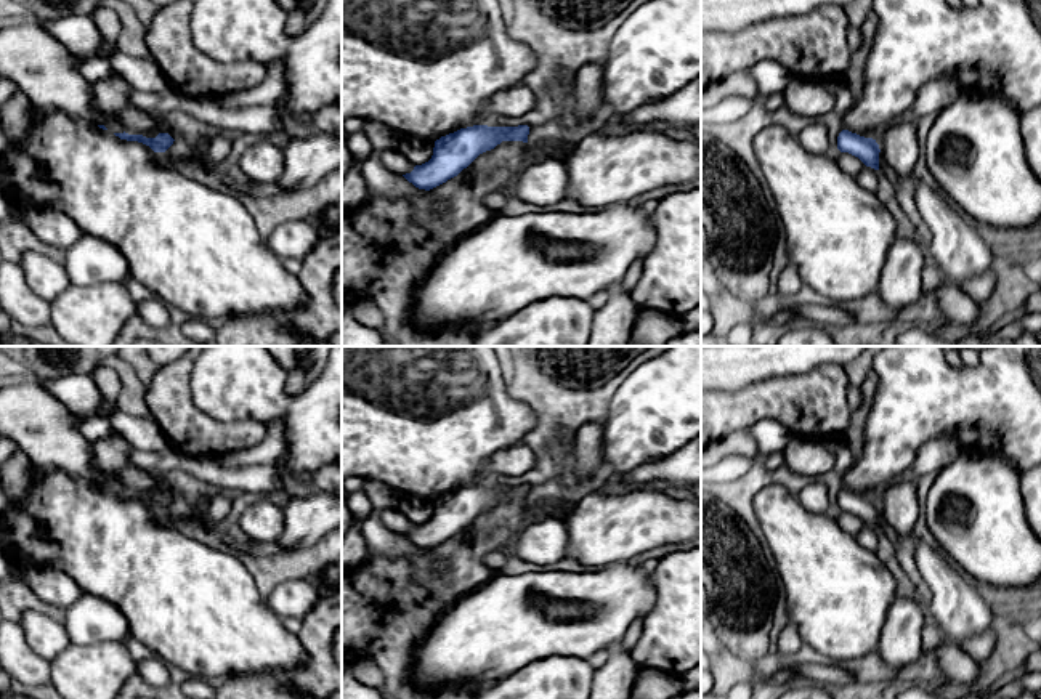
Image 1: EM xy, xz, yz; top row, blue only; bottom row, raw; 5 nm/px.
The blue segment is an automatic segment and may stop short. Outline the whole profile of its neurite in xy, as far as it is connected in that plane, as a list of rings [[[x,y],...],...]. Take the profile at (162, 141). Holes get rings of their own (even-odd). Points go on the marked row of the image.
[[[114,133],[120,139],[138,141],[149,146],[154,152],[165,152],[172,144],[173,138],[168,133],[159,133],[156,138],[146,138],[143,135]]]

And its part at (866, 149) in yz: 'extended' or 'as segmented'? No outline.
as segmented

